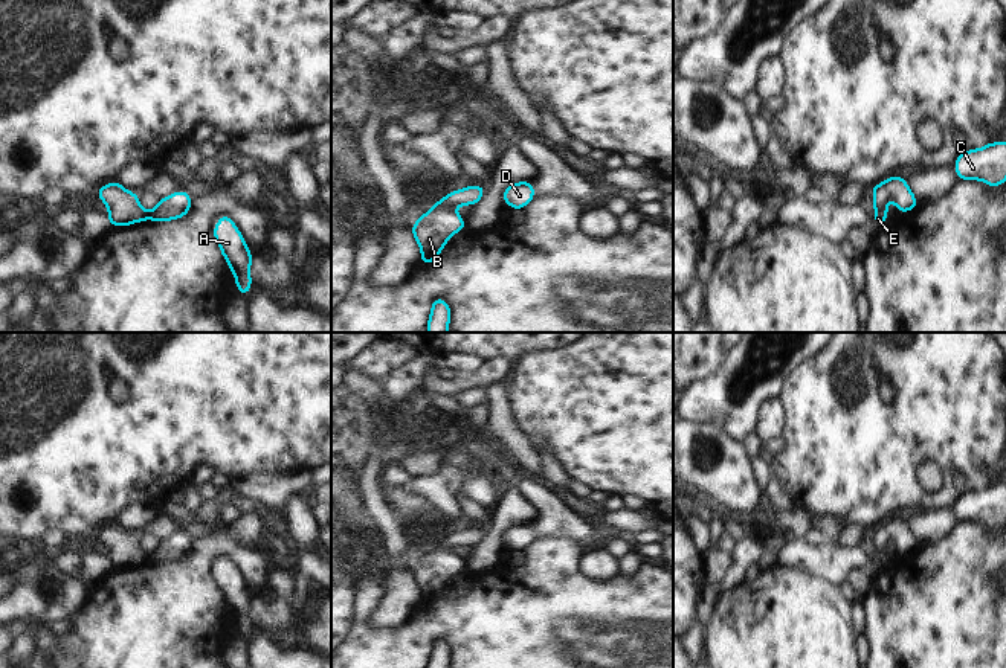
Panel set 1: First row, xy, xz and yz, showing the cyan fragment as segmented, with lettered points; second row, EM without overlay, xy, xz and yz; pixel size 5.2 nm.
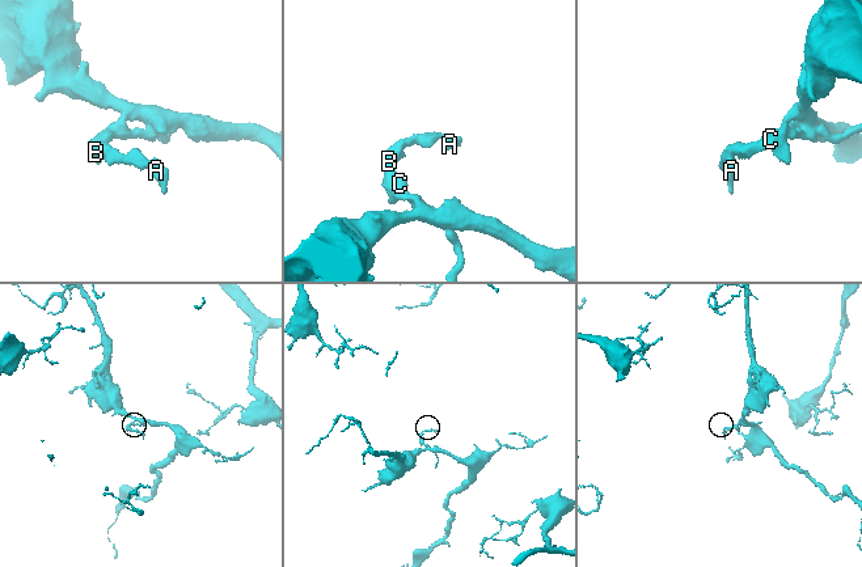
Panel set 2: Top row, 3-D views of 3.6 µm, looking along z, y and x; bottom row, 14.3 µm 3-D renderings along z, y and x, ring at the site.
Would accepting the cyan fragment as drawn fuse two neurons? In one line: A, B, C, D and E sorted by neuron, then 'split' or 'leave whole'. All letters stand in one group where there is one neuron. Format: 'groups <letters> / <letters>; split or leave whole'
groups A B C D E; leave whole

